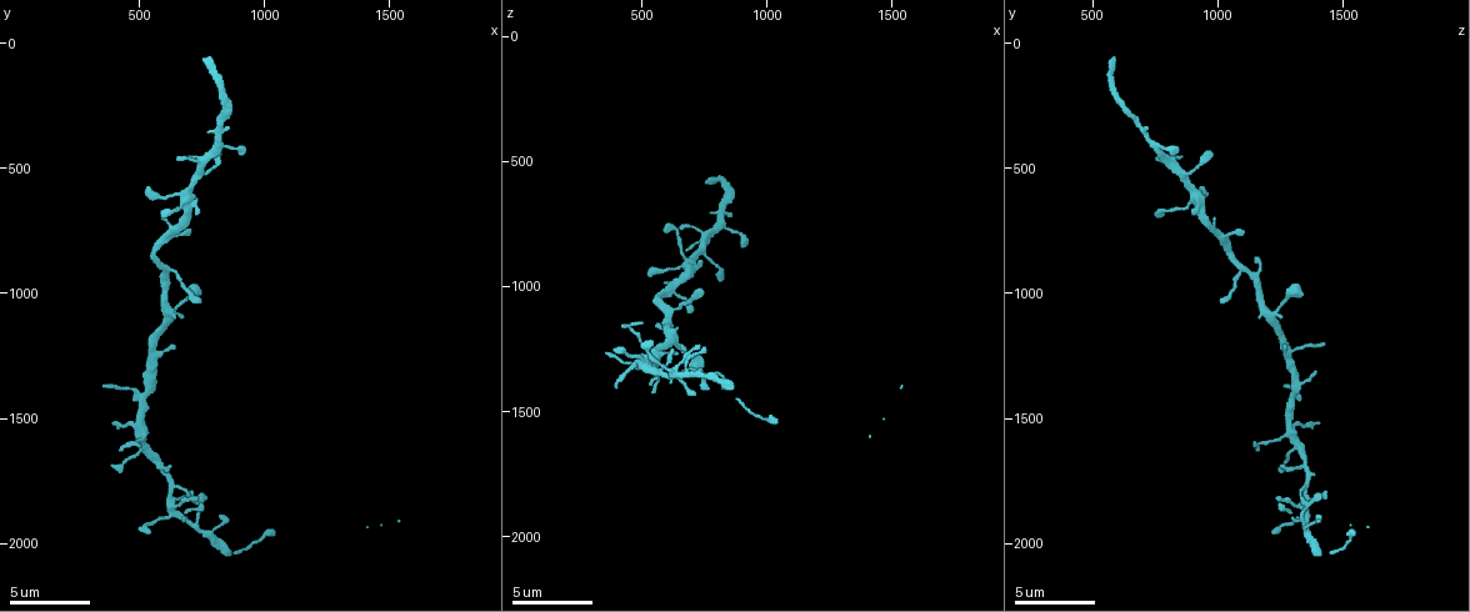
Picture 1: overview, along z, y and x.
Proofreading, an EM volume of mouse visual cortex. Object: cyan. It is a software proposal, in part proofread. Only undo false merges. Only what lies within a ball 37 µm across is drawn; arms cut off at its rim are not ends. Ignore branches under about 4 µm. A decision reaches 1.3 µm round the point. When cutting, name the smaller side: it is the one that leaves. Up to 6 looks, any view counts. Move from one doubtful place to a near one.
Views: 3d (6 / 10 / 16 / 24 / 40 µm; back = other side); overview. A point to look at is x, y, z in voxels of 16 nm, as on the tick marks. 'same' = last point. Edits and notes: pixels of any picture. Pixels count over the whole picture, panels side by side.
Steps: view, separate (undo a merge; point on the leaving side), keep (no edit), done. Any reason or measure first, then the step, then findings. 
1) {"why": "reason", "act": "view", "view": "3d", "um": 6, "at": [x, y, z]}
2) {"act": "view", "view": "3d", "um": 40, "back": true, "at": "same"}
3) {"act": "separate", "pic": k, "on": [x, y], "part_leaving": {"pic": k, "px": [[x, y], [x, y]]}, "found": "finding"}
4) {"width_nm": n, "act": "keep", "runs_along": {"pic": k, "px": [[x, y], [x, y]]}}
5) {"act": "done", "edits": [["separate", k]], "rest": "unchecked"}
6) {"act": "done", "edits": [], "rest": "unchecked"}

{"why": "calibre changes", "act": "view", "view": "3d", "um": 10, "at": [580, 1700, 1350]}

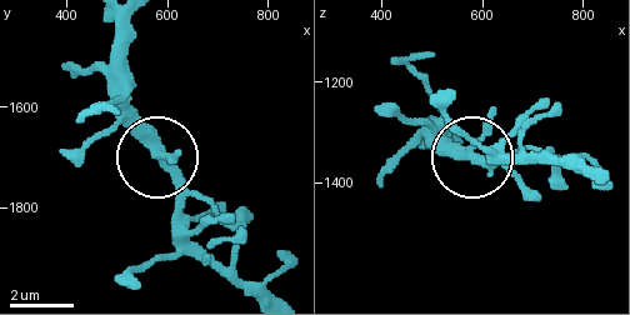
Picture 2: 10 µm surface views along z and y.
{"act": "view", "view": "3d", "um": 10, "back": true, "at": [580, 1695, 1345]}

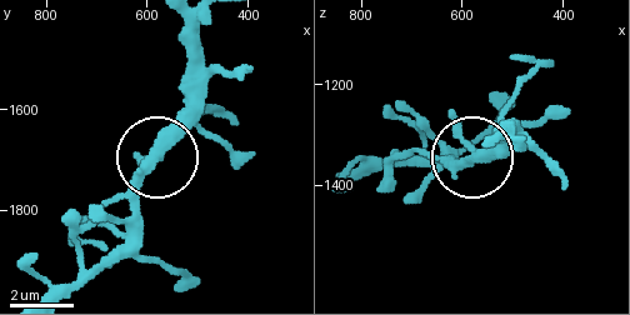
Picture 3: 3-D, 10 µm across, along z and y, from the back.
{"width_nm": 300, "act": "keep", "found": "one cell here"}

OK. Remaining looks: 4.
{"why": "branch point", "act": "view", "view": "3d", "um": 10, "at": [560, 1350, 1300]}

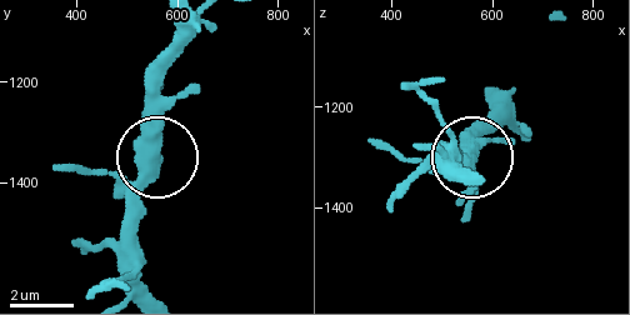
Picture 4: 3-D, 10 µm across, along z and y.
{"act": "view", "view": "3d", "um": 10, "back": true, "at": [555, 1350, 1315]}

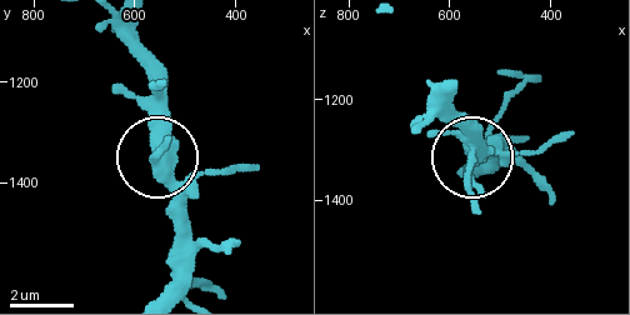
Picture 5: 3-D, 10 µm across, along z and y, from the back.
{"arms": 3, "act": "keep", "found": "one cell here"}

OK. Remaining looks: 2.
{"why": "four arms meet", "act": "view", "view": "3d", "um": 6, "at": [770, 450, 790]}

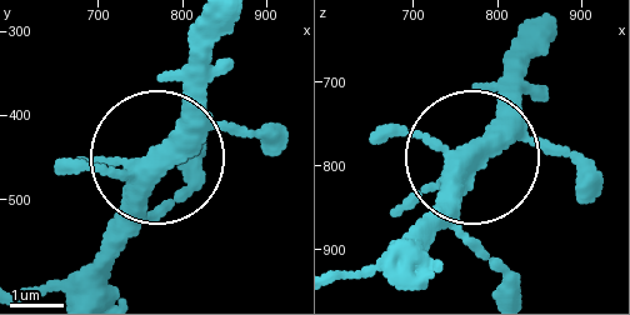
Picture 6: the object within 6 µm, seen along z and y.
{"width_nm": 370, "act": "keep", "runs_along": {"pic": 6, "px": [[86, 291], [123, 198], [203, 68]]}, "found": "all the same cell"}

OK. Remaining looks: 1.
{"act": "done", "edits": [], "rest": "unchecked"}

